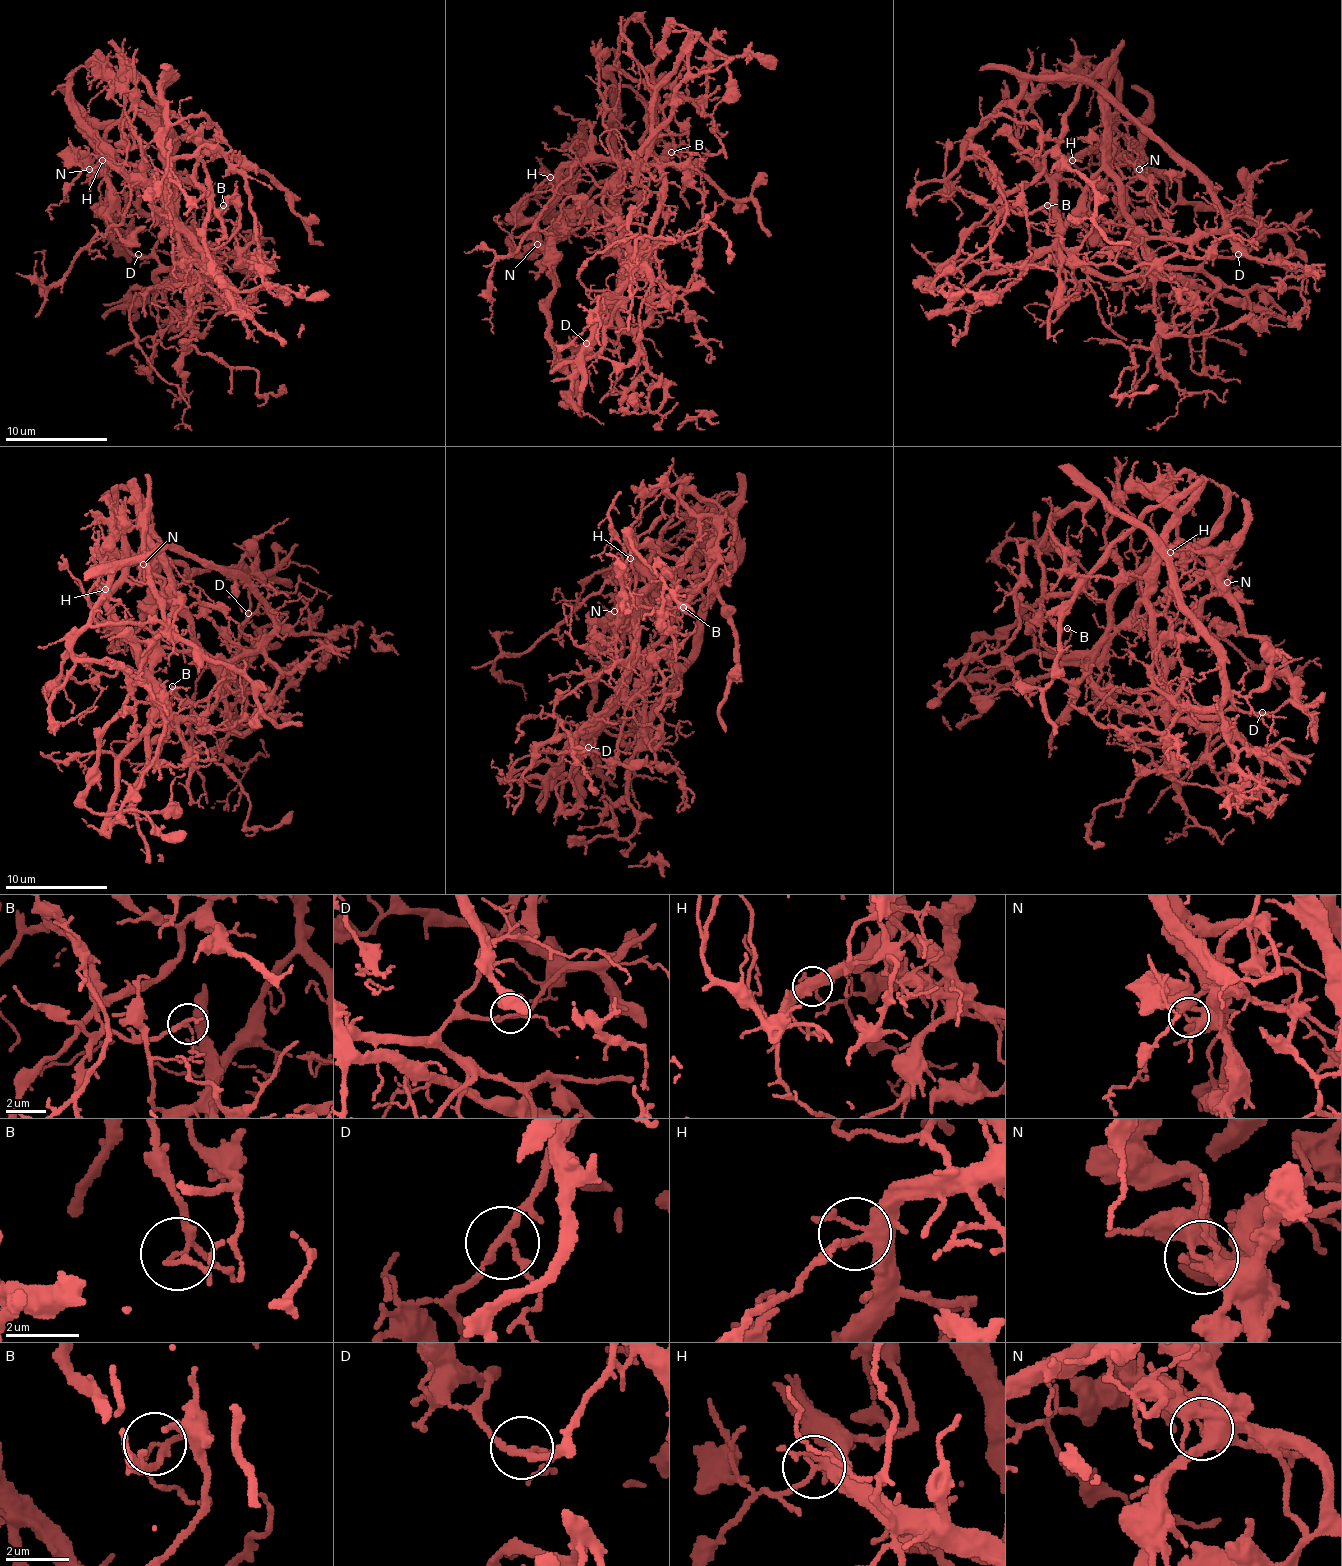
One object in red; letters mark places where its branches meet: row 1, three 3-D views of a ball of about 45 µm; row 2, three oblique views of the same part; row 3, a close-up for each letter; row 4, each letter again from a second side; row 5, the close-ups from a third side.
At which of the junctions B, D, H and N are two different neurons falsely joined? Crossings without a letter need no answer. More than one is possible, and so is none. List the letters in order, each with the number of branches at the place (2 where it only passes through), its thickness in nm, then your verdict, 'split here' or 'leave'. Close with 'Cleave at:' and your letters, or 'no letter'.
B: 3 | 120 nm | split here
D: 3 | 170 nm | leave
H: 4 | 320 nm | leave
N: 4 | 240 nm | split here
Cleave at: B, N

